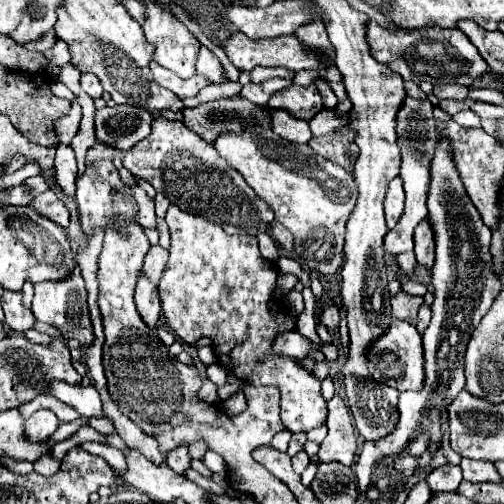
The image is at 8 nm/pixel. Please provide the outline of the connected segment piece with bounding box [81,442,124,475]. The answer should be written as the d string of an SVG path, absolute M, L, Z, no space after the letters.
M84 442L81 444L81 447L89 453L106 459L110 463L110 467L114 469L116 475L120 475L120 469L124 469L124 453L120 449L97 442Z

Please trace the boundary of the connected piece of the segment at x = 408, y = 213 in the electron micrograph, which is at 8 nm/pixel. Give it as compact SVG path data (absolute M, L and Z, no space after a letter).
M406 95L400 111L410 109L410 117L412 121L398 121L396 125L396 133L398 133L398 147L400 147L400 177L404 181L404 191L406 191L406 209L400 217L400 221L396 223L396 227L392 231L386 233L384 237L384 249L390 255L400 255L404 251L412 251L414 247L414 227L428 215L428 207L426 207L426 197L428 197L428 187L430 187L430 161L434 157L434 149L436 149L436 119L432 115L434 107L428 99L414 99L410 95Z

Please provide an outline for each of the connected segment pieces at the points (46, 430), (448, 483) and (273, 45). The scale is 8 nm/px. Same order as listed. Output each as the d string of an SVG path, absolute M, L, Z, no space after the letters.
M38 409L30 419L26 421L26 433L30 441L42 441L48 439L56 429L60 421L50 409Z
M442 465L442 467L434 469L428 475L428 485L436 493L440 493L440 491L456 491L460 481L462 481L462 473L460 473L458 465L456 467L454 465Z
M236 33L226 43L222 43L224 53L230 63L244 73L250 73L254 67L276 67L282 65L292 71L316 69L316 61L306 57L304 47L296 37L276 37L276 39L248 39L244 33Z

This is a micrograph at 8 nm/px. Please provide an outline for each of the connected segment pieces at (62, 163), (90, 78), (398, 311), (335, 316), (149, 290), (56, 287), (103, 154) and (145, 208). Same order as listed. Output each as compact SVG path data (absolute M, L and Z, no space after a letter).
M58 145L54 167L56 167L58 185L68 195L74 195L74 187L76 187L74 185L74 179L76 179L76 157L74 157L74 151L72 151L70 145Z
M82 73L82 77L80 77L80 87L82 87L92 99L102 97L102 93L104 93L104 89L102 89L98 77L92 75L92 73Z
M398 291L396 295L392 295L392 315L400 321L408 321L416 325L416 313L422 303L424 303L422 297L414 297L404 291Z
M330 305L320 313L320 323L324 327L328 327L330 331L340 327L340 307L338 305Z
M140 273L140 281L136 285L136 309L140 313L140 317L144 319L144 323L148 327L156 327L156 323L160 321L160 299L158 299L158 291L154 289L154 285L146 279L144 273Z
M78 263L72 269L70 277L66 277L64 281L58 281L58 283L44 281L40 285L34 285L32 313L34 313L34 317L38 321L48 323L48 325L56 325L66 339L70 339L70 337L78 339L84 347L88 347L94 341L90 313L88 313L88 303L86 303L86 287L84 287L84 279L82 279Z
M96 143L90 151L88 151L88 155L86 155L86 165L92 165L94 161L98 161L98 159L116 159L116 157L120 157L120 151L118 149L108 149L108 145L100 145L100 143Z
M132 187L132 193L134 193L134 199L140 207L138 211L138 223L142 227L150 227L150 229L156 229L156 213L154 213L154 201L146 195L146 191L142 187Z

